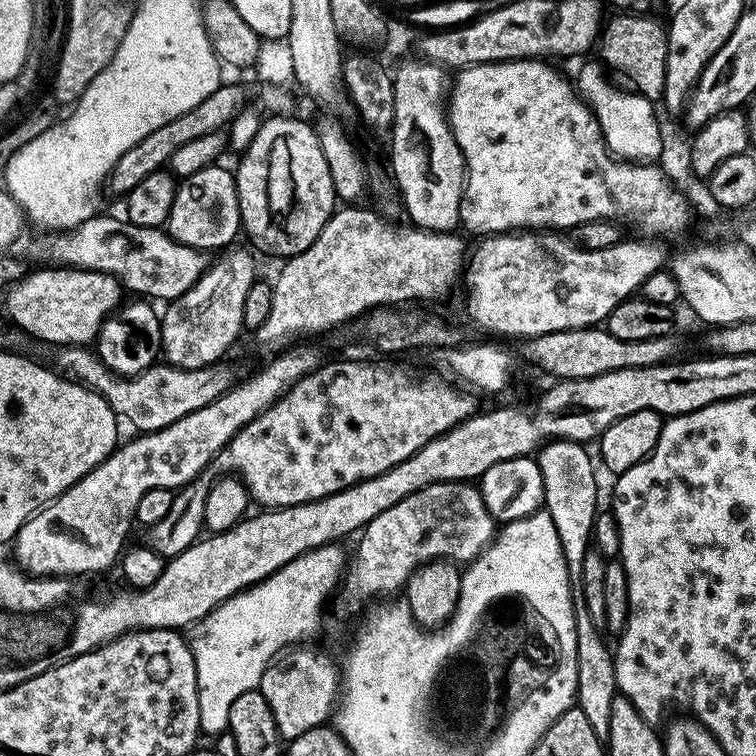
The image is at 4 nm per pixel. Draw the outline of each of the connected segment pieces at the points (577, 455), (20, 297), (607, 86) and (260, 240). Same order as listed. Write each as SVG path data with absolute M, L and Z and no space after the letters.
M551 440L536 454L536 461L542 472L544 510L551 516L558 538L562 544L564 560L567 562L567 584L570 586L571 602L575 610L575 647L578 662L577 707L590 721L590 726L601 740L607 741L610 728L610 706L618 694L614 674L613 651L604 644L586 606L584 559L591 545L593 523L596 521L598 505L598 482L592 460L583 443L574 440Z
M44 266L41 272L32 272L21 275L20 279L13 280L7 285L4 296L4 308L13 320L15 327L21 333L29 332L40 340L55 346L88 346L95 341L96 335L104 325L104 320L122 304L120 292L122 285L110 274L98 270L85 268L69 268L67 266Z
M596 58L587 60L583 61L585 64L581 66L580 73L574 76L574 87L588 109L598 118L609 152L621 160L659 161L660 151L664 148L664 136L660 133L660 120L656 117L657 105L635 90L623 92L622 89L615 88L608 81L609 73L605 65Z
M292 114L269 115L239 160L234 175L240 222L243 235L252 239L251 247L279 258L305 252L338 204L315 127Z

